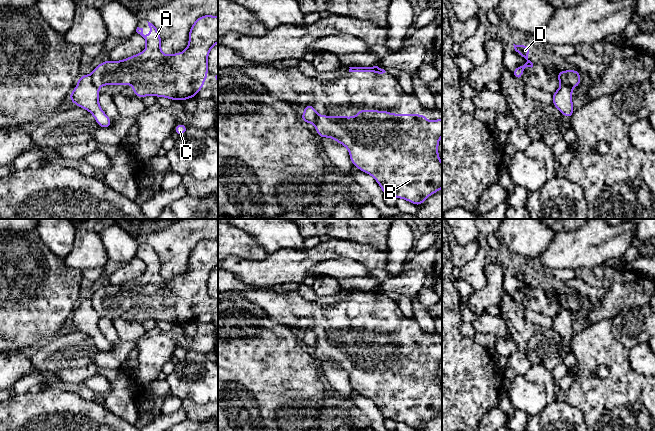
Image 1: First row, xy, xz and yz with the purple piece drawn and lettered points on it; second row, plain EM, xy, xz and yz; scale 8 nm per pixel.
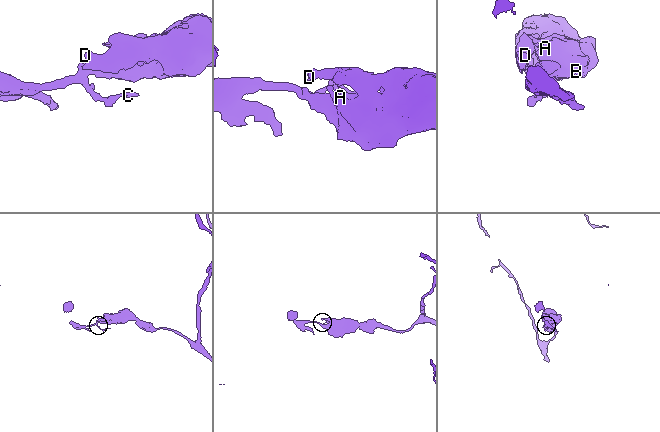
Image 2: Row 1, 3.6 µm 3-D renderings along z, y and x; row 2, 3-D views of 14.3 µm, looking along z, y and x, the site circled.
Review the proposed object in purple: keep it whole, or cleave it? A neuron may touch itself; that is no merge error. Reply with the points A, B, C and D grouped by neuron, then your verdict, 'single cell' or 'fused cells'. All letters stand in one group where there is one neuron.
groups A B D / C; fused cells

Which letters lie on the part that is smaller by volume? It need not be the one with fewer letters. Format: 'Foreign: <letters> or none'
Foreign: C

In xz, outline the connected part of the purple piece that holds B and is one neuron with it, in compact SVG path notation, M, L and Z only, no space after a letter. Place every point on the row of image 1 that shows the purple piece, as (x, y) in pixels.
M366 109L358 110L356 117L318 115L314 124L319 138L333 138L348 148L352 164L373 176L384 195L403 198L420 206L426 198L442 188L442 163L438 155L442 118L428 122L425 115L392 114L388 111Z

